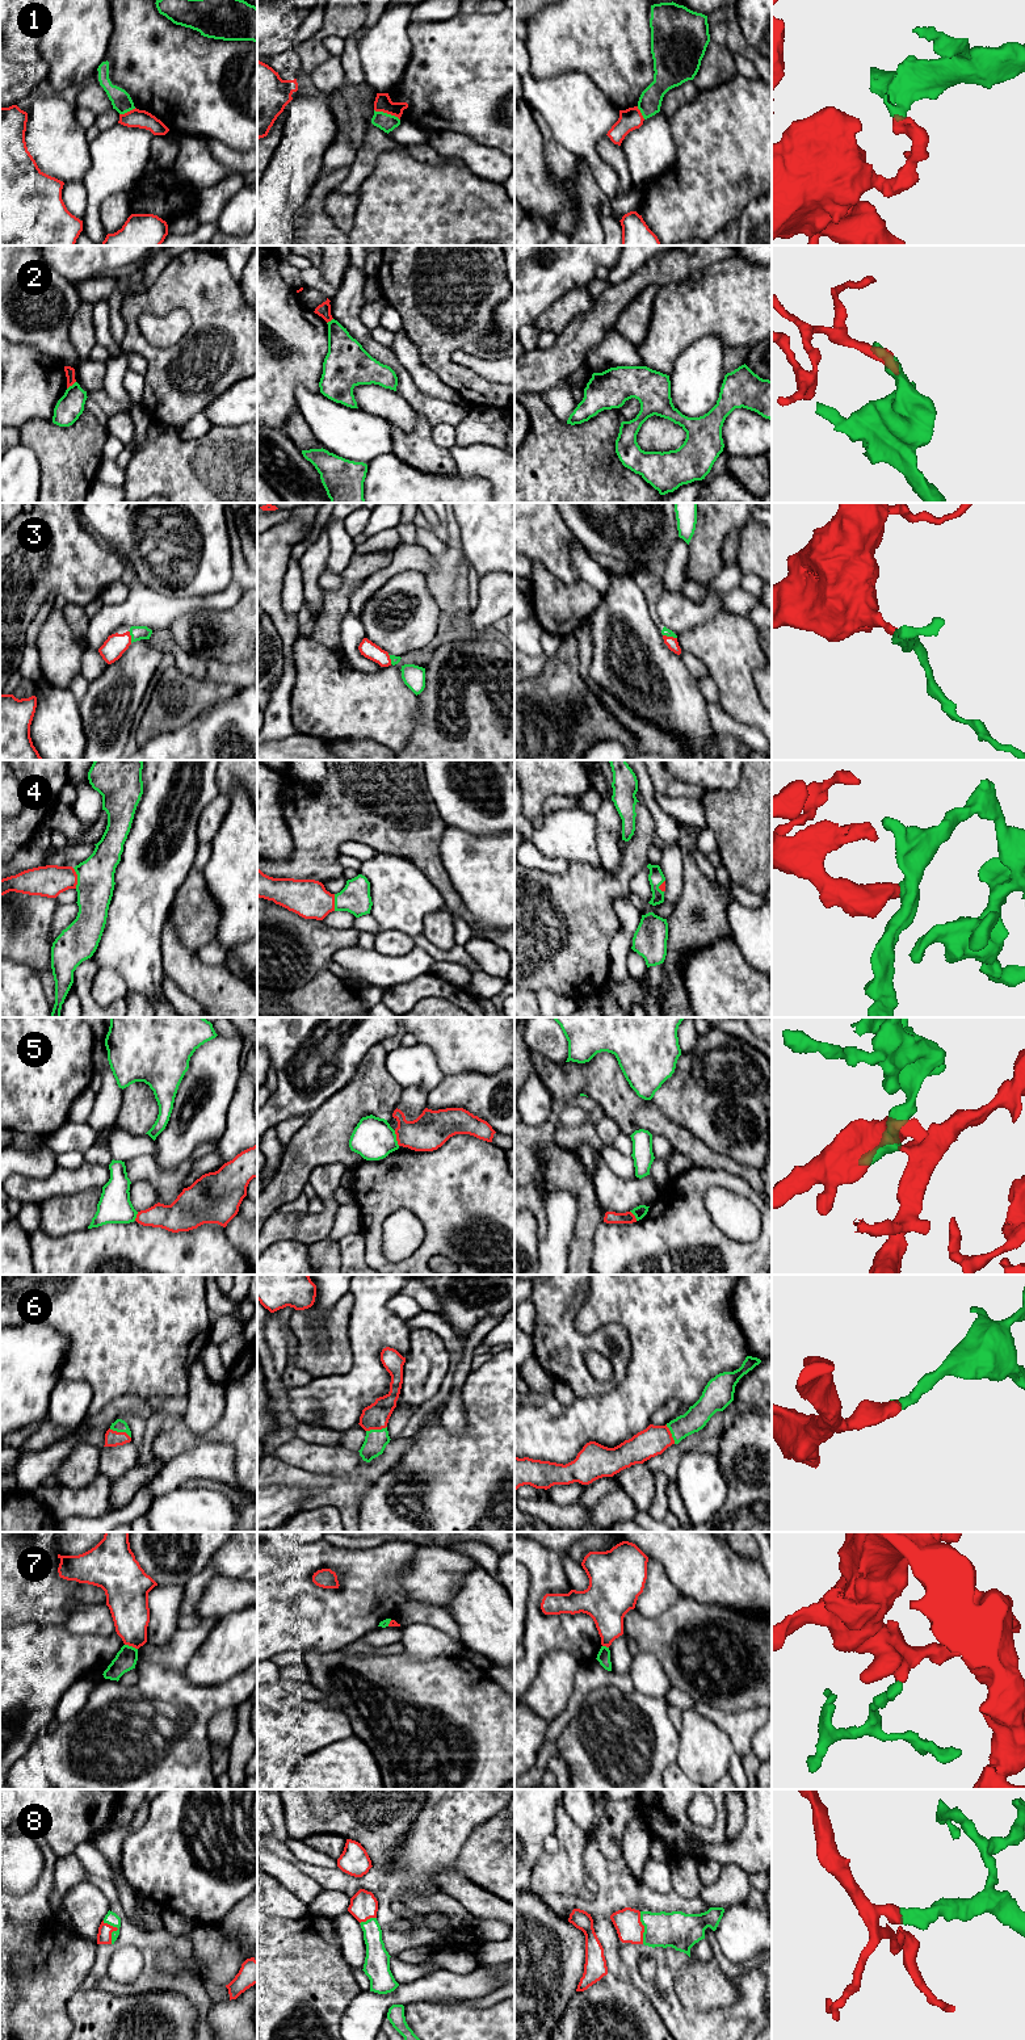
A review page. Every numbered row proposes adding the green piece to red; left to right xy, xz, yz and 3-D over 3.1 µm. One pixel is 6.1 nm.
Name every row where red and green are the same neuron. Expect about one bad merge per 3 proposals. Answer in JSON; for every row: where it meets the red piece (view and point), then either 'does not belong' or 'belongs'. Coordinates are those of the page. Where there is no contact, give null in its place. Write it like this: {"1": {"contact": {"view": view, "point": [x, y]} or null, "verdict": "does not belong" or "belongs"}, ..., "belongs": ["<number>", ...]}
{"1": {"contact": {"view": "xz", "point": [387, 113]}, "verdict": "does not belong"}, "2": {"contact": {"view": "xy", "point": [71, 385]}, "verdict": "does not belong"}, "3": {"contact": {"view": "xy", "point": [130, 637]}, "verdict": "belongs"}, "4": {"contact": {"view": "xy", "point": [76, 878]}, "verdict": "belongs"}, "5": {"contact": {"view": "xz", "point": [397, 1138]}, "verdict": "does not belong"}, "6": {"contact": {"view": "xy", "point": [120, 1432]}, "verdict": "belongs"}, "7": {"contact": {"view": "xy", "point": [131, 1645]}, "verdict": "does not belong"}, "8": {"contact": {"view": "xy", "point": [116, 1930]}, "verdict": "belongs"}, "belongs": ["3", "4", "6", "8"]}

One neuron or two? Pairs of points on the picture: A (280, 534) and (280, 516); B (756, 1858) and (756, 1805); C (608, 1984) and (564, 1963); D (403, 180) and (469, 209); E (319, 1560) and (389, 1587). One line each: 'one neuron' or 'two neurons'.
A: two neurons
B: one neuron
C: two neurons
D: one neuron
E: one neuron

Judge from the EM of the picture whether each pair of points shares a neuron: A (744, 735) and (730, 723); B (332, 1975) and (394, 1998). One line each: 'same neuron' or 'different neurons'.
A: same neuron
B: different neurons

